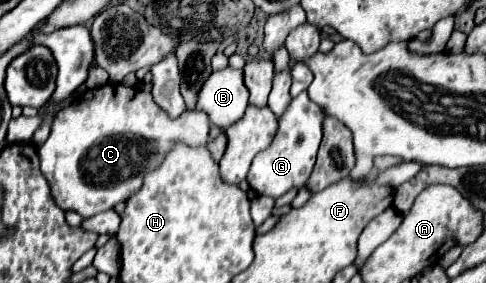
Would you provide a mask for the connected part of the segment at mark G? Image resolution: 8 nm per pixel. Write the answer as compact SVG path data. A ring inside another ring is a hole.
M307 91L299 93L291 101L291 107L287 109L287 113L279 119L279 129L271 145L253 159L249 175L247 175L251 189L255 189L261 195L269 195L277 199L293 187L303 187L315 165L315 155L321 143L321 129L323 129L325 117L327 113L307 97Z

